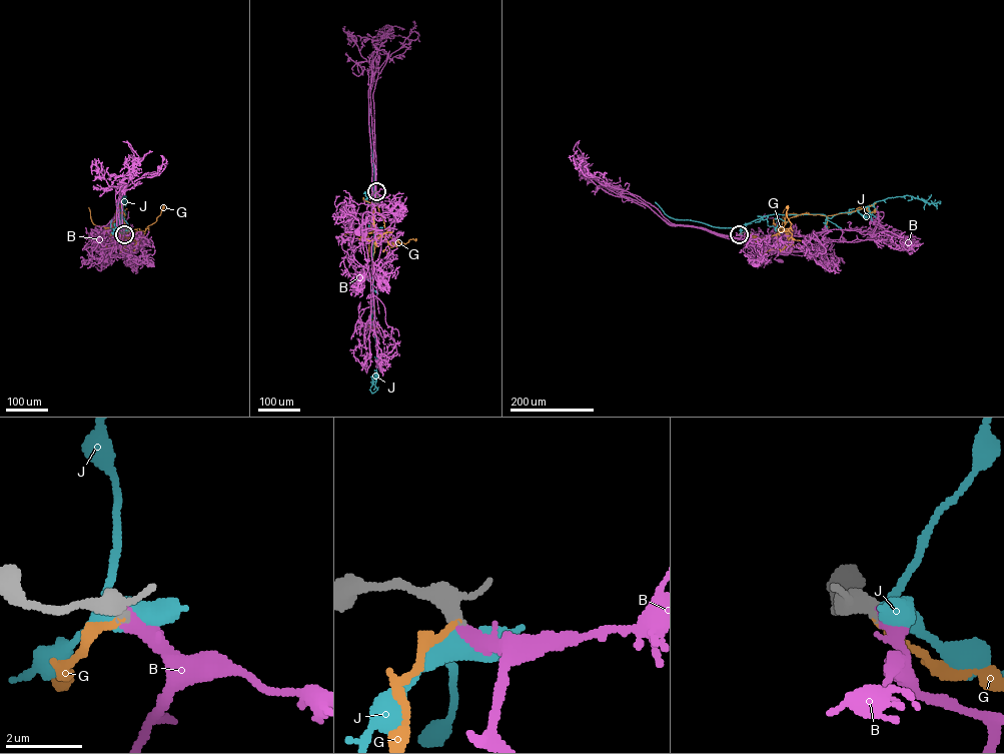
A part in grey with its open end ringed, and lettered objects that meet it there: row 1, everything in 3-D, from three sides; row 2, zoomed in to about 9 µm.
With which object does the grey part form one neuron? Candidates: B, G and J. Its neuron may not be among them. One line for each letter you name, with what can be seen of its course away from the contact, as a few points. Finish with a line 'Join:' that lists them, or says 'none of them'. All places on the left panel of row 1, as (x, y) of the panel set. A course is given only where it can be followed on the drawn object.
B: course (124, 233), (121, 244), (128, 247), (129, 253), (108, 255), (104, 259)
Join: B

